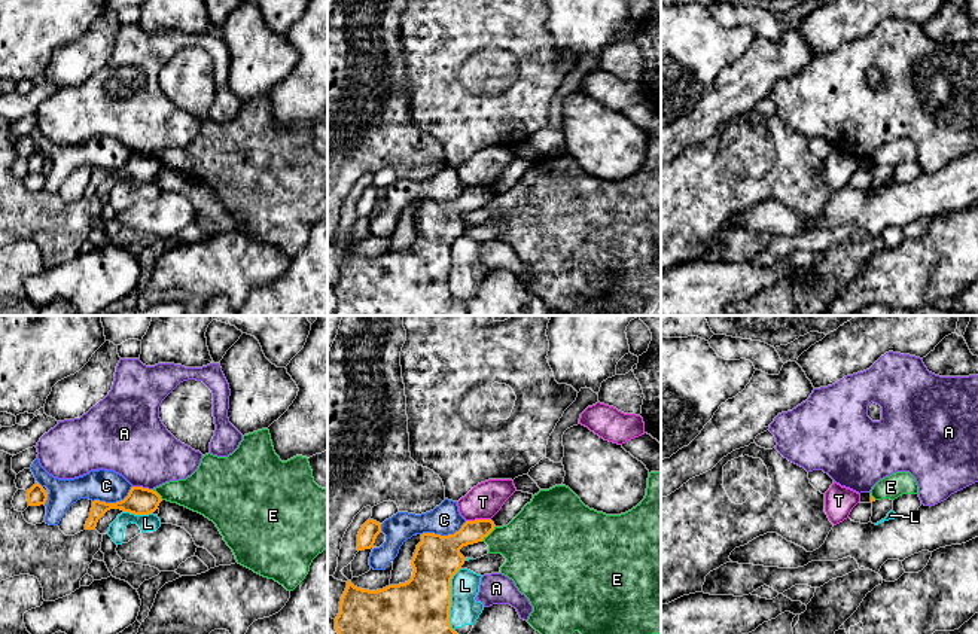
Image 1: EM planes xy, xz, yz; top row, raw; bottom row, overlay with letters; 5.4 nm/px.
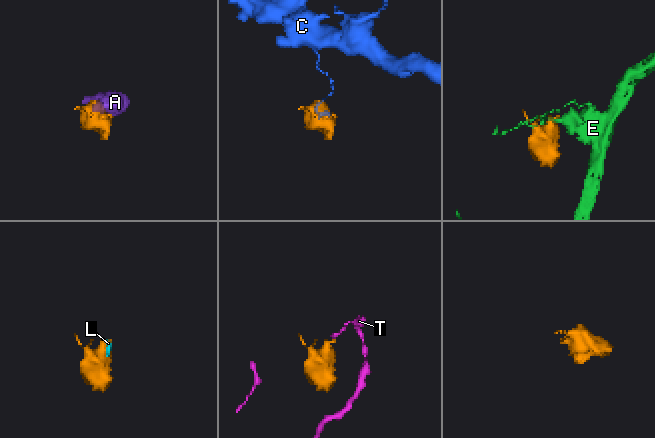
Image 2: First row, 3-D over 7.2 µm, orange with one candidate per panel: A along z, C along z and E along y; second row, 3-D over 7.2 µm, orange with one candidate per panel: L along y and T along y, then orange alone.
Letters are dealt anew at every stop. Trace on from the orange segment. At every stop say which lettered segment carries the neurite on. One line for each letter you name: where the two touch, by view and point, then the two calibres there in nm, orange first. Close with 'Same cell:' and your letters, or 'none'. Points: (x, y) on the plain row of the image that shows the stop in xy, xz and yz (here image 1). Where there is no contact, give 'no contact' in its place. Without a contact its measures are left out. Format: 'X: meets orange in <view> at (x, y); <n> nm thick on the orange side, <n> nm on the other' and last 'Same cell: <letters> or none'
Same cell: none

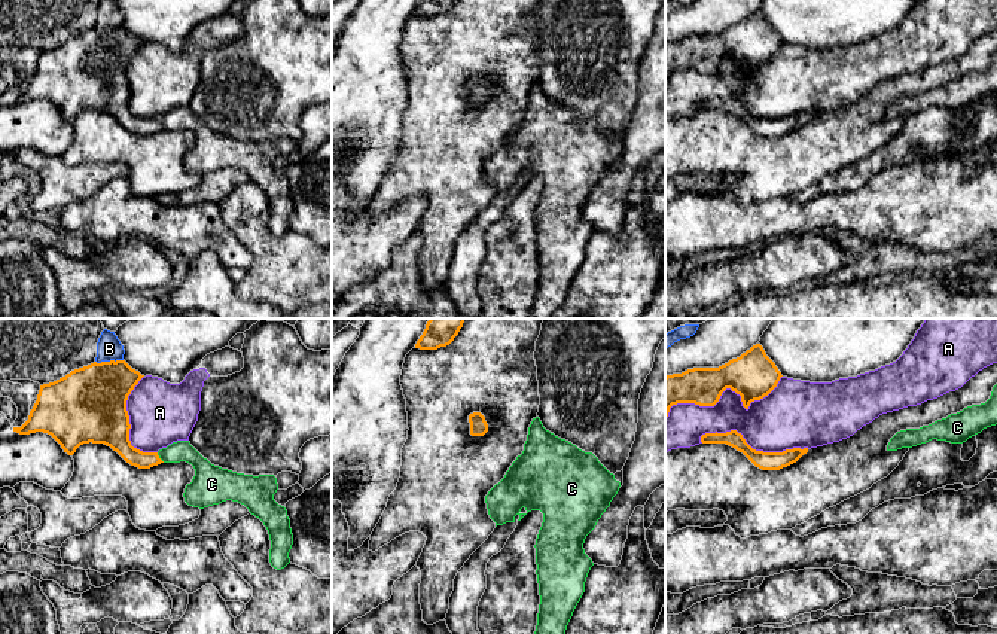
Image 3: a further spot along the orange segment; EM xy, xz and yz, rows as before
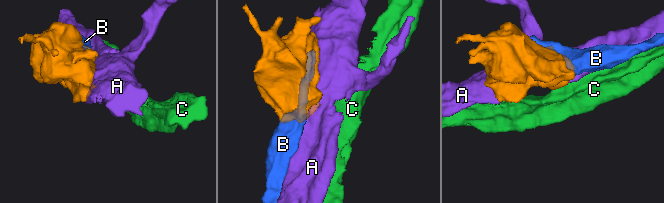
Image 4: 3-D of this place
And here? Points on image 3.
C: meets orange in xy at (158, 124); 130 nm thick on the orange side, 110 nm on the other
Same cell: C

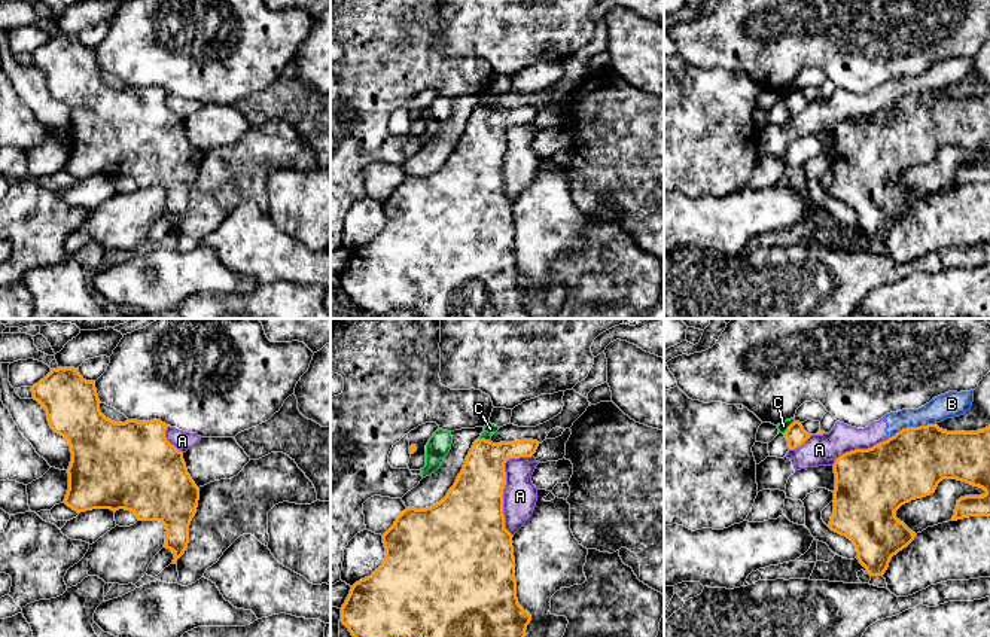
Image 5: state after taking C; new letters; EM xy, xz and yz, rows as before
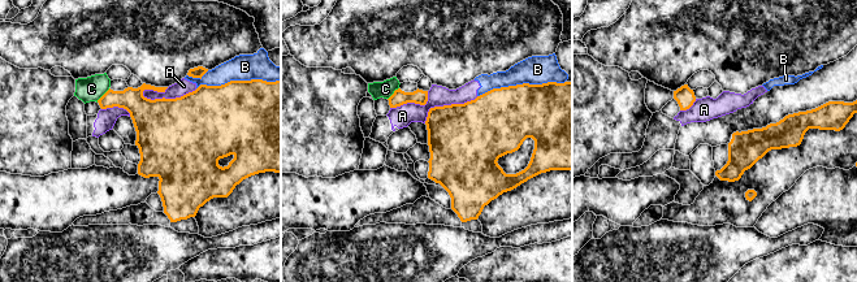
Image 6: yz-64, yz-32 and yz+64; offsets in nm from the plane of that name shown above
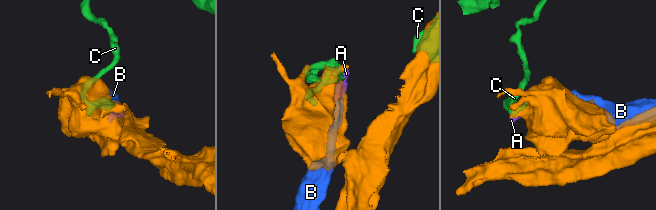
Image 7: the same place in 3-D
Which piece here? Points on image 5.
Same cell: none

